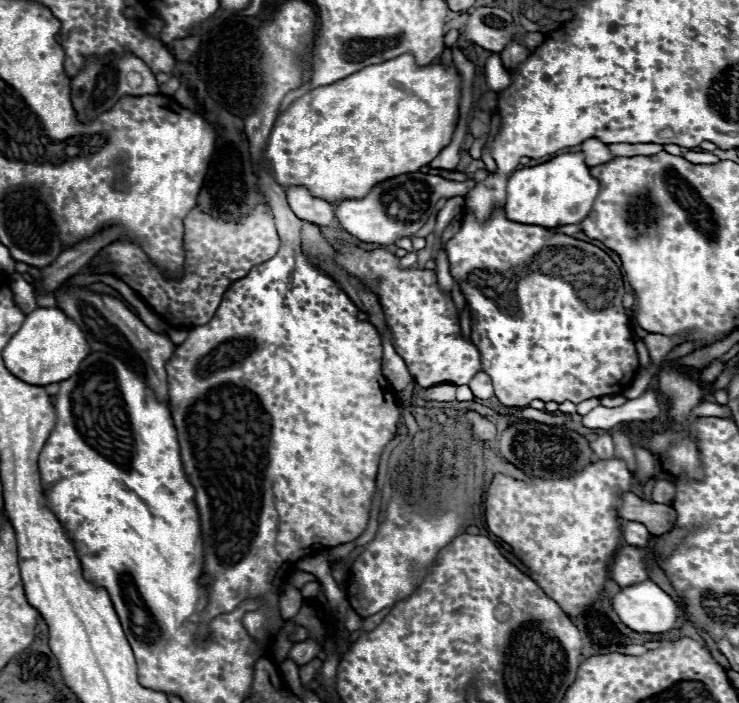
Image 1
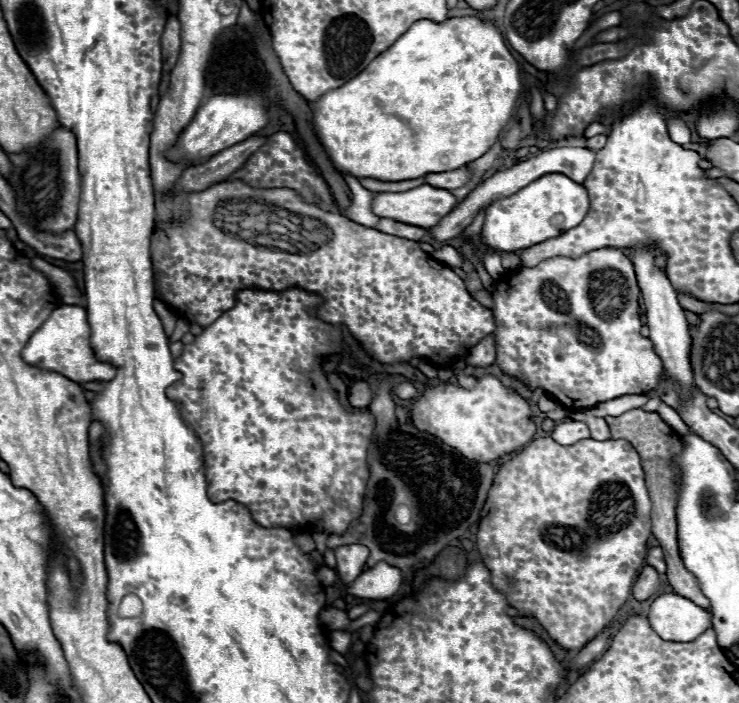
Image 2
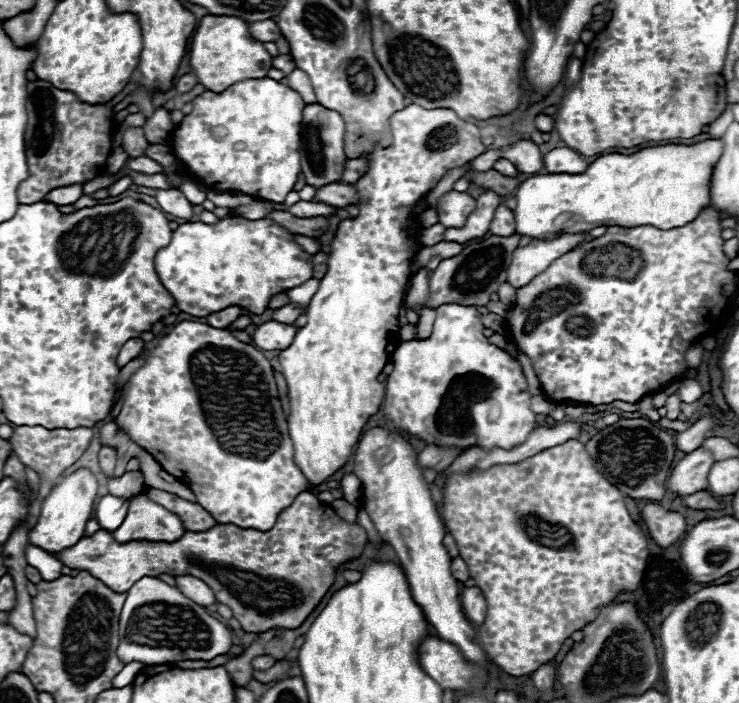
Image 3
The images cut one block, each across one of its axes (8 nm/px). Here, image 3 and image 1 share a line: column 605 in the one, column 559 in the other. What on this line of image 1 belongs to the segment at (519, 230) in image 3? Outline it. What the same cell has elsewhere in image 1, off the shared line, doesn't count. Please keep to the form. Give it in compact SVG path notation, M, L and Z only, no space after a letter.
M560 154L544 164L516 170L508 178L508 196L504 212L508 220L528 226L556 228L566 224L578 224L590 214L598 192L598 180L590 176L590 168L584 162L584 154Z

